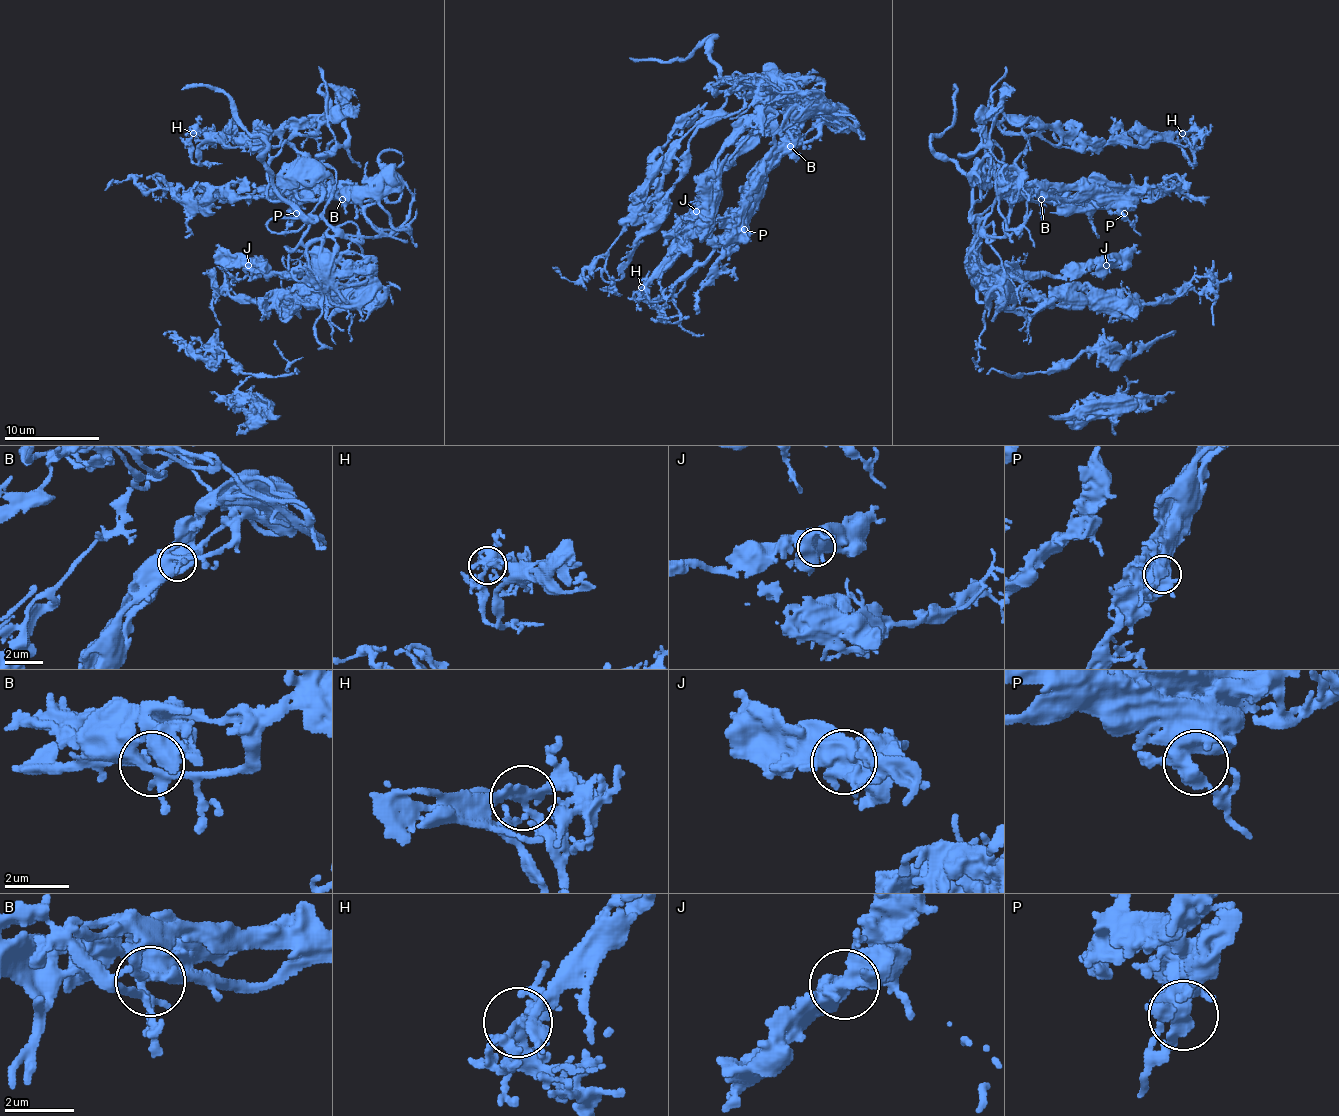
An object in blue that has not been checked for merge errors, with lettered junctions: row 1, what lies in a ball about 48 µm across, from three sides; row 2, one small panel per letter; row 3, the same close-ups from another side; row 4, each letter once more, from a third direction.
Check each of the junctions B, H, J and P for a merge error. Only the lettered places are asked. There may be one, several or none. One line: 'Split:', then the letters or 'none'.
Split: none

